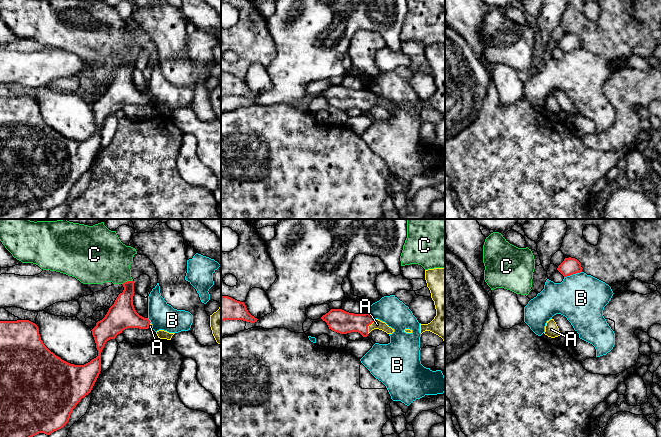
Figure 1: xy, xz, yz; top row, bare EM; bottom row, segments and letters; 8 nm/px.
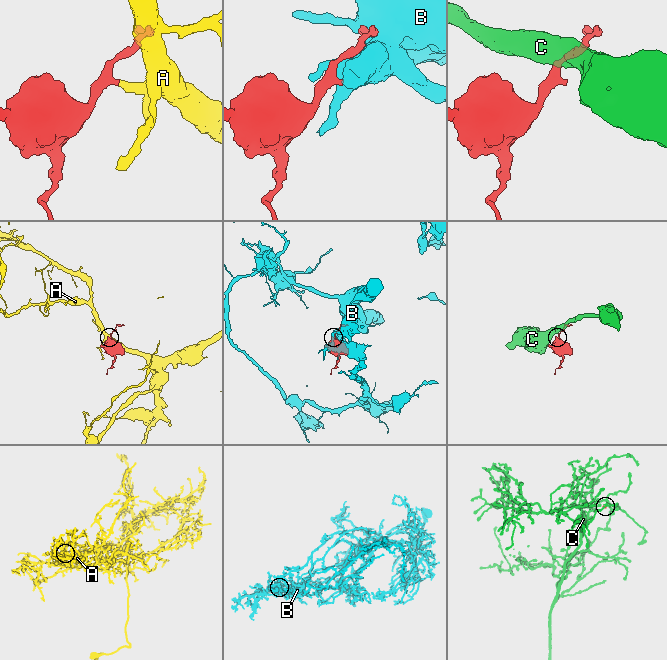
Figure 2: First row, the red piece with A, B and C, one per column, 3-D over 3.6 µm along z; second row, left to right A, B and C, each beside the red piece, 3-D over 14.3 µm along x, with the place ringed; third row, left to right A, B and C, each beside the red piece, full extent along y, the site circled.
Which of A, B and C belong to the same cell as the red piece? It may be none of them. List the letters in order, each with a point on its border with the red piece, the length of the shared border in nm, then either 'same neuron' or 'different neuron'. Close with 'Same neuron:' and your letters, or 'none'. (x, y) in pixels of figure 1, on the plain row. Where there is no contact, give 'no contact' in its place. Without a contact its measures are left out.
A: contact xz (368, 101); length 140 nm; same neuron
B: contact yz (572, 50); length 150 nm; different neuron
C: contact xy (127, 57); length 90 nm; different neuron
Same neuron: A

